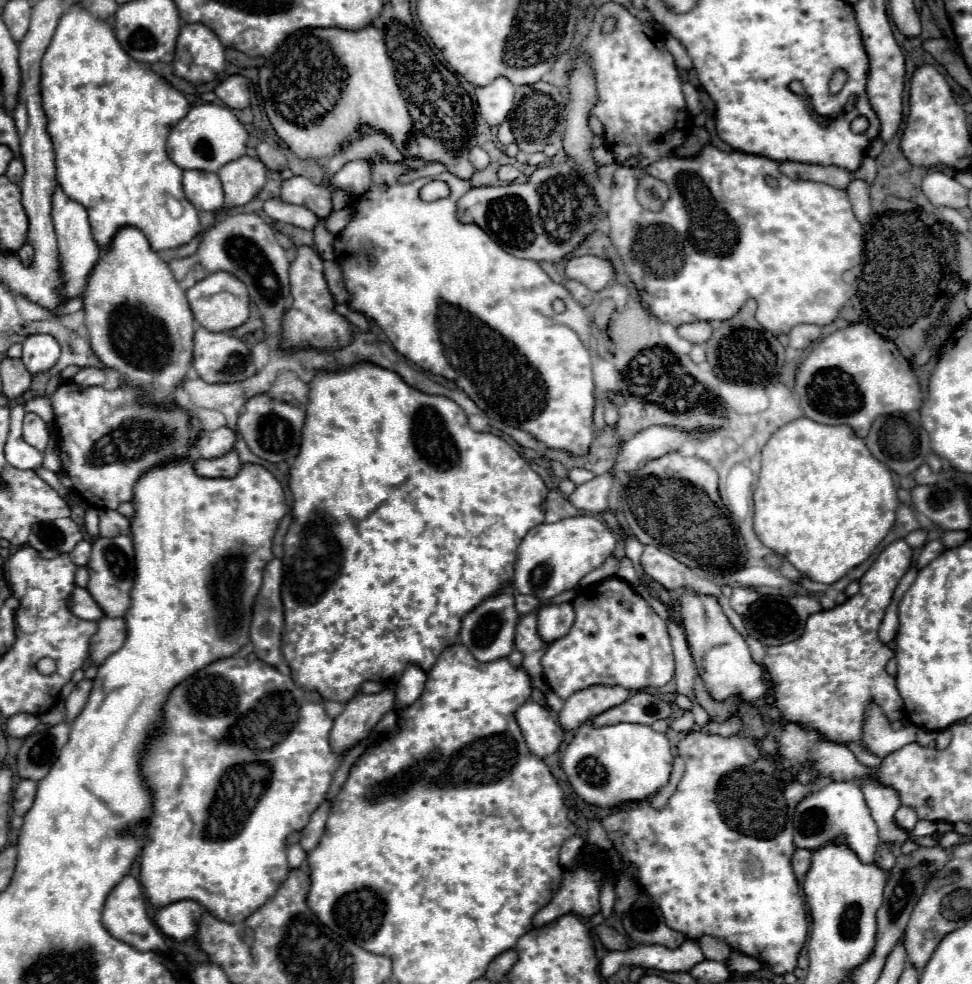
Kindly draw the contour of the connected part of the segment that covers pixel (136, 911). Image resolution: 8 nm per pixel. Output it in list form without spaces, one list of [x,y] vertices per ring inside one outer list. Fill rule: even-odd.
[[[130,874],[124,876],[120,880],[120,884],[108,894],[104,912],[102,912],[102,924],[114,938],[134,946],[136,950],[142,950],[142,952],[166,952],[168,950],[164,934],[158,930],[158,926],[146,914],[146,904],[144,904],[144,894],[142,894],[140,882]]]

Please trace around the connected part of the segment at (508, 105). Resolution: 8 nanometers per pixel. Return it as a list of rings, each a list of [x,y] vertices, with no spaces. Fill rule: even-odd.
[[[496,78],[486,86],[478,86],[474,90],[474,100],[478,106],[478,116],[490,126],[498,126],[504,122],[506,114],[512,110],[514,84],[504,78]]]

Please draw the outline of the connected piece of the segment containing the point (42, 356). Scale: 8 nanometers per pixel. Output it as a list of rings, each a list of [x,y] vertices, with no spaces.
[[[32,334],[22,346],[22,360],[32,374],[48,372],[60,356],[60,346],[50,334]]]

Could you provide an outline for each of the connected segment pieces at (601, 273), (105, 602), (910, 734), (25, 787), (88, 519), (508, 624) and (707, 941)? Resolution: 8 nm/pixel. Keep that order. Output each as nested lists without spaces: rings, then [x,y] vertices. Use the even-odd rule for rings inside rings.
[[[580,256],[580,258],[572,258],[566,264],[566,276],[572,280],[580,280],[582,284],[586,284],[592,290],[602,290],[606,288],[616,272],[610,260],[600,258],[600,256]]]
[[[118,534],[112,538],[96,538],[92,542],[92,554],[86,568],[90,570],[90,582],[88,582],[90,596],[96,600],[96,604],[102,608],[106,616],[122,618],[130,604],[130,588],[136,574],[132,538],[128,534]]]
[[[868,708],[868,724],[864,724],[864,748],[878,756],[890,756],[906,744],[916,742],[916,728],[908,726],[892,730],[880,708]]]
[[[20,780],[20,784],[14,790],[14,814],[16,816],[24,816],[28,812],[28,808],[34,802],[34,794],[36,794],[36,782],[34,780]]]
[[[91,508],[85,515],[85,526],[87,533],[92,537],[99,536],[99,512],[95,508]]]
[[[504,584],[496,594],[482,600],[472,612],[462,618],[460,640],[480,662],[492,662],[498,658],[506,658],[514,648],[516,626],[520,622],[520,614],[516,610],[516,590],[512,584]]]
[[[702,936],[702,938],[698,940],[698,944],[700,944],[700,948],[702,948],[702,952],[704,952],[704,956],[706,956],[708,960],[716,960],[716,962],[728,964],[728,958],[730,958],[730,954],[732,954],[732,948],[730,948],[726,942],[716,940],[716,938],[712,938],[712,936]]]

